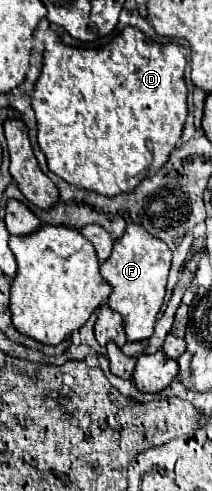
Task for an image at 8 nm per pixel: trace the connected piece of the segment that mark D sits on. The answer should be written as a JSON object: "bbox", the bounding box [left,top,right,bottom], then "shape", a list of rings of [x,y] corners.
{"bbox":[32,26,188,196],"shape":[[[126,26],[110,44],[102,46],[102,48],[74,48],[74,46],[66,46],[62,42],[50,46],[44,52],[44,66],[42,66],[42,74],[46,74],[46,78],[40,74],[36,86],[34,86],[34,94],[32,94],[32,108],[36,112],[36,120],[38,120],[38,144],[42,148],[42,152],[46,154],[48,166],[54,174],[58,174],[60,178],[64,178],[68,184],[74,184],[78,188],[86,188],[104,196],[116,196],[122,192],[132,192],[146,176],[154,176],[166,162],[170,152],[176,148],[176,142],[182,136],[182,128],[188,116],[188,88],[184,82],[184,68],[186,68],[186,56],[184,56],[184,46],[174,44],[174,42],[154,42],[150,38],[146,38],[146,34],[134,26]]]}

